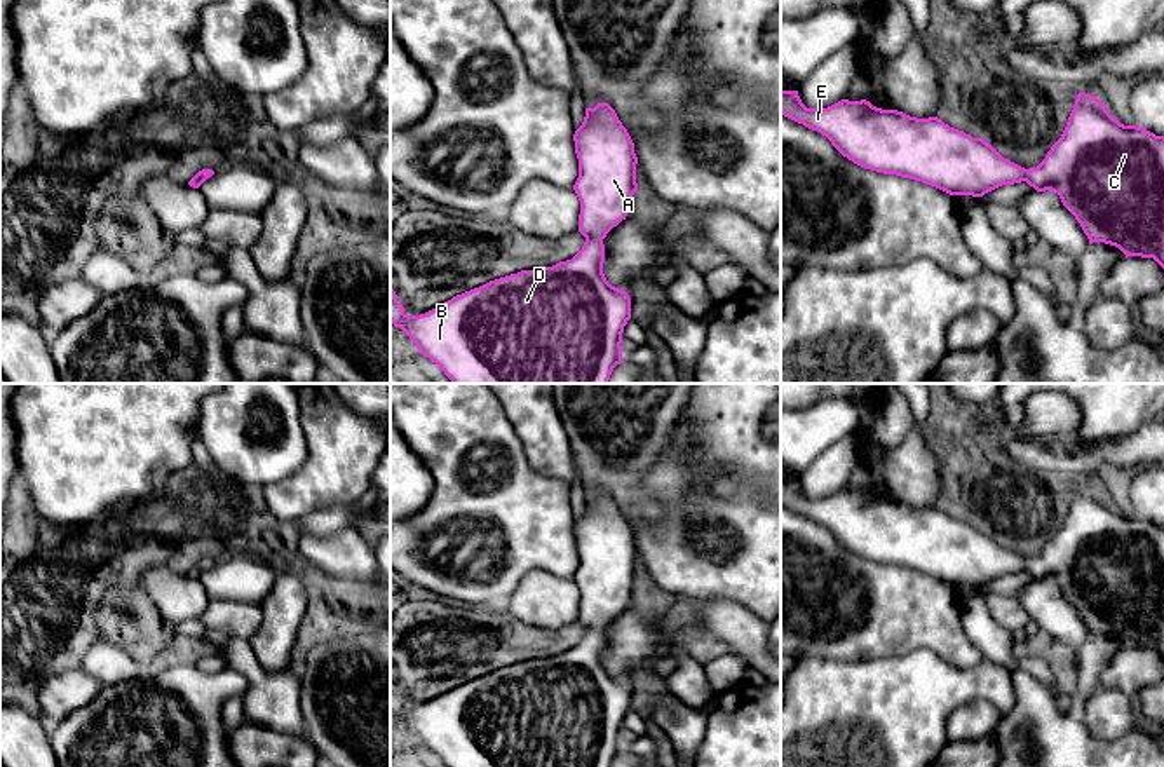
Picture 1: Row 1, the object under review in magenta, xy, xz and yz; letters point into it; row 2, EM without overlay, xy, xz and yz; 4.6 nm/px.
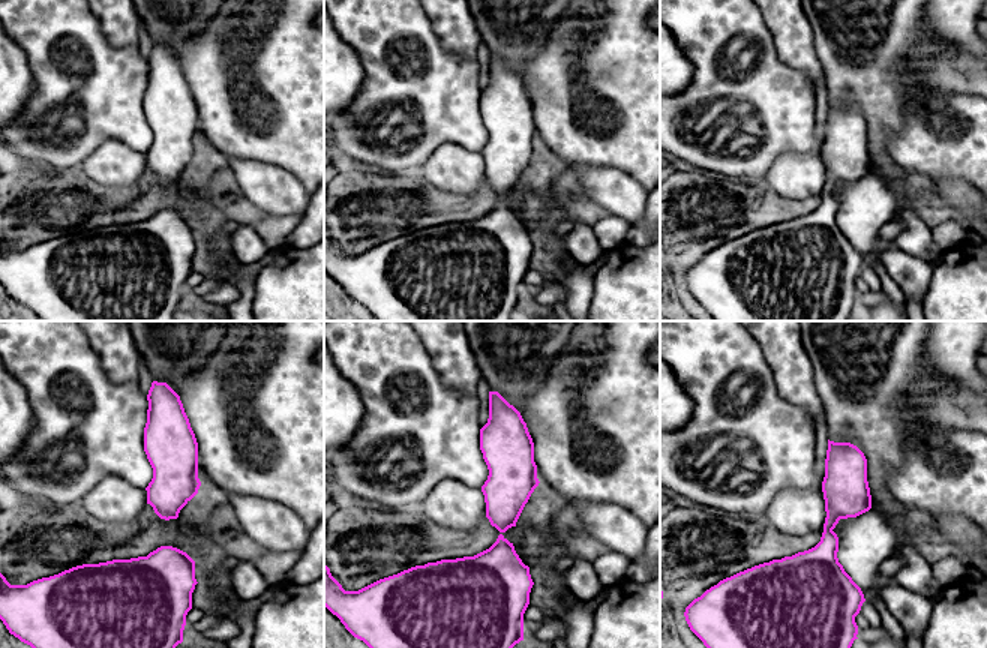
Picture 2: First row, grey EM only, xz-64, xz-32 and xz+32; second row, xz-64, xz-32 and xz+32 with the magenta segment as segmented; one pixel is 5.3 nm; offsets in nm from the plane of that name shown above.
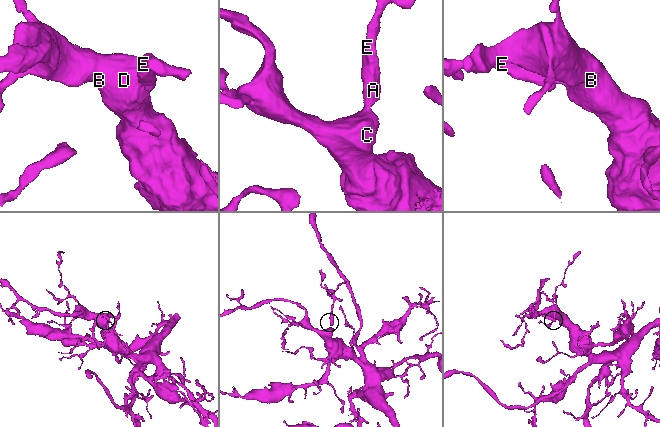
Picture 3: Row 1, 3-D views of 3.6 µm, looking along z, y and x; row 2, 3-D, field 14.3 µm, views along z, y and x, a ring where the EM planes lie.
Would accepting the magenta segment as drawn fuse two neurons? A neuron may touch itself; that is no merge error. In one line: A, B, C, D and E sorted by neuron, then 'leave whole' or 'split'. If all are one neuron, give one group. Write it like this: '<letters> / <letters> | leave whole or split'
A B C D E | leave whole

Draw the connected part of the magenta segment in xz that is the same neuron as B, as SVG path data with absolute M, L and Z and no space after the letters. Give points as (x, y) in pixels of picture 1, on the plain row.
M608 493L585 499L582 516L573 525L579 568L573 580L580 591L579 622L585 628L582 640L566 652L535 661L521 661L453 687L436 699L408 706L390 675L390 711L401 718L416 739L436 753L446 767L610 767L622 753L622 723L631 709L631 689L612 676L605 664L606 624L626 610L638 580L634 533Z

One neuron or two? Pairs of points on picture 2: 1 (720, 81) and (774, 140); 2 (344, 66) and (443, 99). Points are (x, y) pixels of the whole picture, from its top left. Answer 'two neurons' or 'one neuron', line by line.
1: one neuron
2: two neurons

